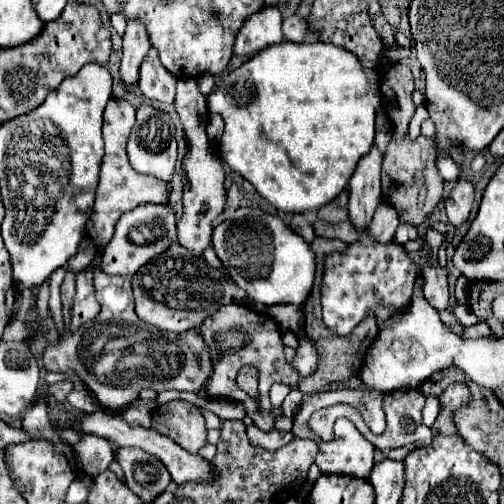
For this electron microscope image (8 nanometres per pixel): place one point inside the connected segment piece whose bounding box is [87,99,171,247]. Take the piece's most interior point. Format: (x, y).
(120, 189)

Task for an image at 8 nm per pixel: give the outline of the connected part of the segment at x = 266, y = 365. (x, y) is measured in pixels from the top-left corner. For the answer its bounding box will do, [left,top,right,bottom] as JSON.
[197,305,301,431]

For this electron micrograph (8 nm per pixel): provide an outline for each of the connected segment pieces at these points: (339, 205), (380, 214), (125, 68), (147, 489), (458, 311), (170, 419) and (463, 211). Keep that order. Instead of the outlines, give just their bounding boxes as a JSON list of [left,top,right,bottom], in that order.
[[317,189,349,223],[367,203,399,243],[119,19,151,89],[117,447,171,501],[454,300,480,327],[153,401,207,453],[445,173,473,227]]

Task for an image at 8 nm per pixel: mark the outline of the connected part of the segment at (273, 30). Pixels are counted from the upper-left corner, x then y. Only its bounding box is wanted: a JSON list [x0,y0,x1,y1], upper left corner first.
[233,7,283,57]

